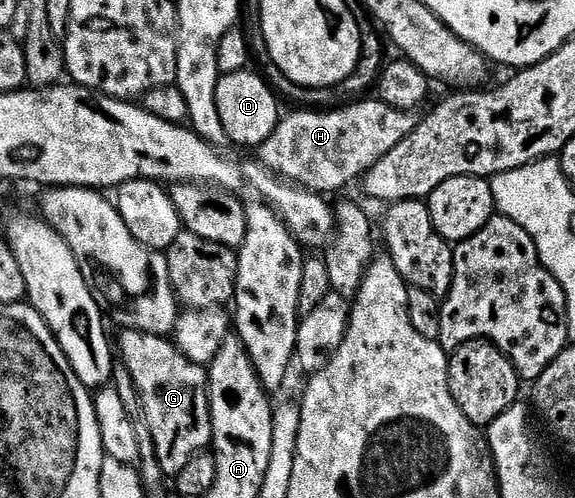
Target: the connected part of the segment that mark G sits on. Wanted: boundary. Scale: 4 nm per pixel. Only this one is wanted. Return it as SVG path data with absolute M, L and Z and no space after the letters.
M133 330L121 334L116 340L116 352L128 374L134 377L140 412L143 417L146 415L144 424L151 431L160 470L166 478L176 477L193 456L211 447L214 438L207 369L194 364L165 336Z

